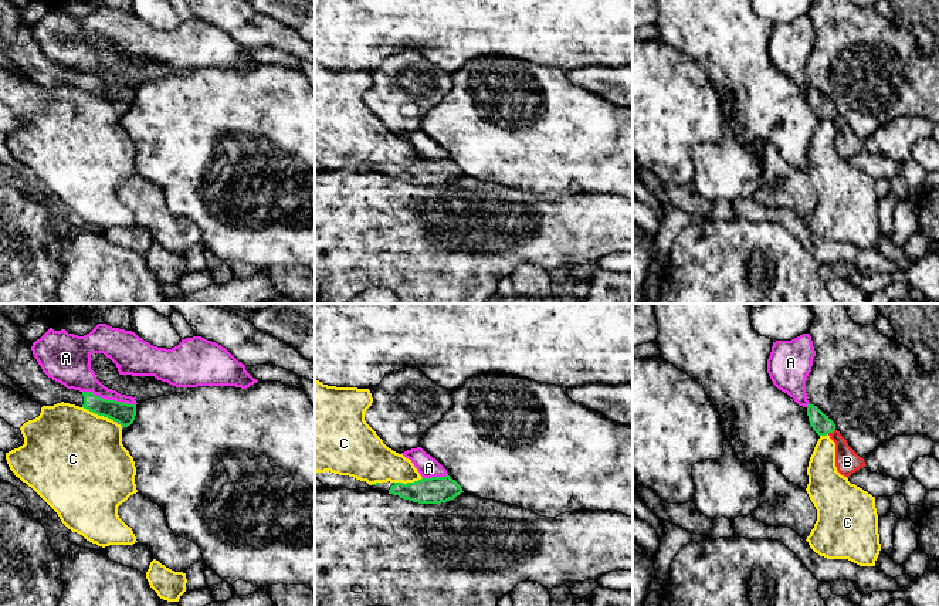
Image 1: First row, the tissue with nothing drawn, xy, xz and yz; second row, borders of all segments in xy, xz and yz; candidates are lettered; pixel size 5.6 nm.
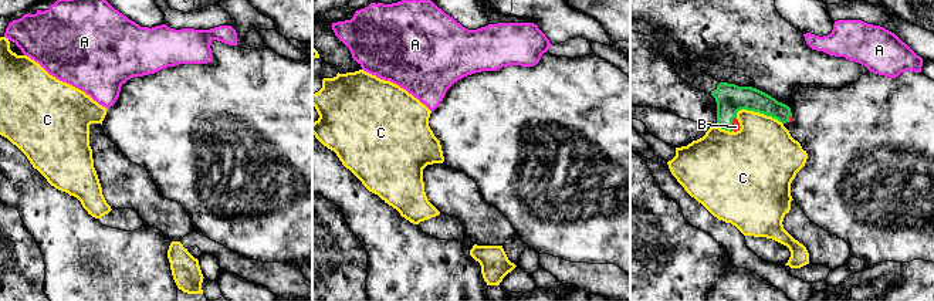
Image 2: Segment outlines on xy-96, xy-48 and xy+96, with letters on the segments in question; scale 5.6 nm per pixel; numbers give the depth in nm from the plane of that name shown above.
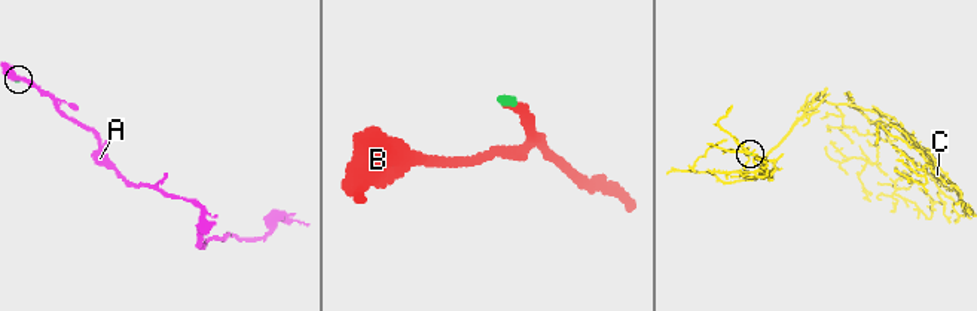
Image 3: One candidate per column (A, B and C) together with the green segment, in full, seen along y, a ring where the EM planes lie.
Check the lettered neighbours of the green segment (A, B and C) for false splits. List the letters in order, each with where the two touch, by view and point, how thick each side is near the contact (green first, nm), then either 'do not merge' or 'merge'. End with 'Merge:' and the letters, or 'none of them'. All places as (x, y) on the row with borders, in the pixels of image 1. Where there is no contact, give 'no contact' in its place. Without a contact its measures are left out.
A: xy (109, 400) | 120/180 nm | do not merge
B: yz (830, 432) | 110/140 nm | merge
C: xy (99, 415) | 120/480 nm | do not merge
Merge: B

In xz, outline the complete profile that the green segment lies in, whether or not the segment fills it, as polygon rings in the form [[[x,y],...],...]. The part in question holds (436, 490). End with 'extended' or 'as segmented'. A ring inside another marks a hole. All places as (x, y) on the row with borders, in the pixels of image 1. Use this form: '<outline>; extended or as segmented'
[[[450,475],[421,478],[407,484],[390,481],[376,483],[370,488],[418,504],[441,504],[464,492],[461,485]]]; extended

